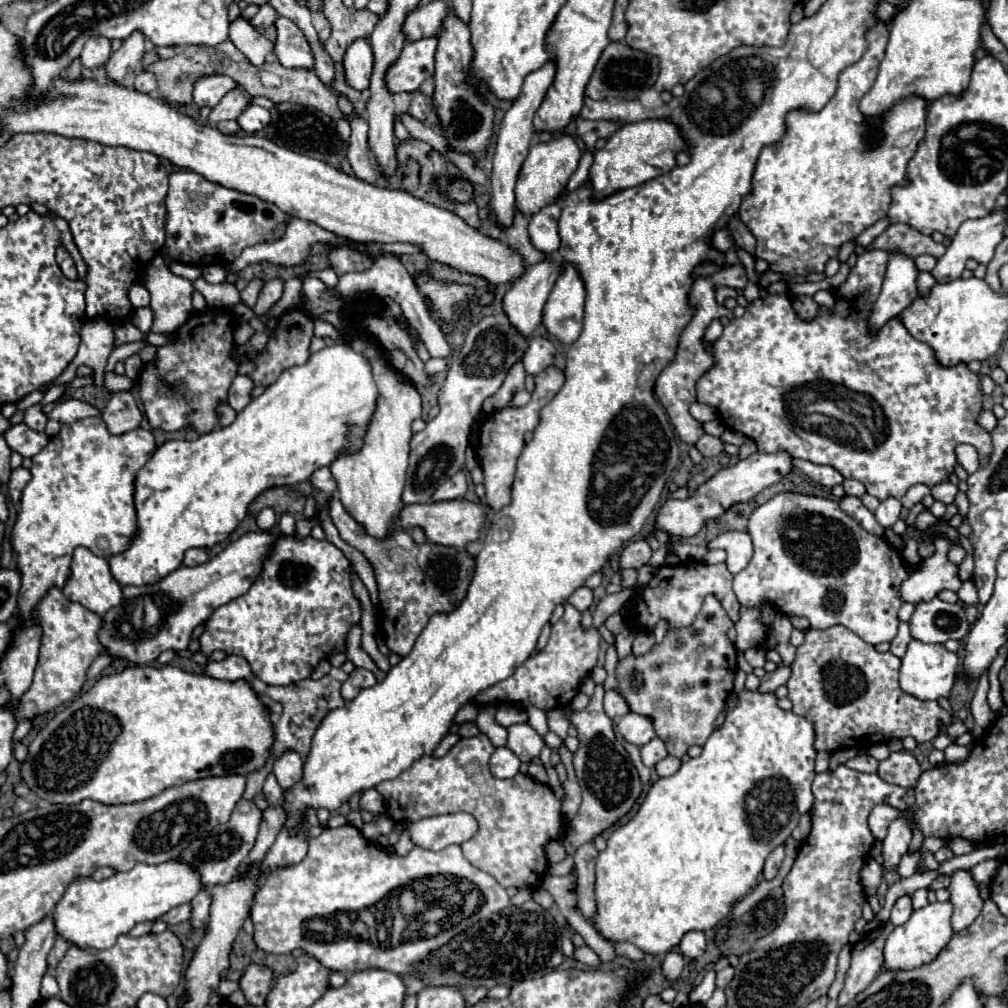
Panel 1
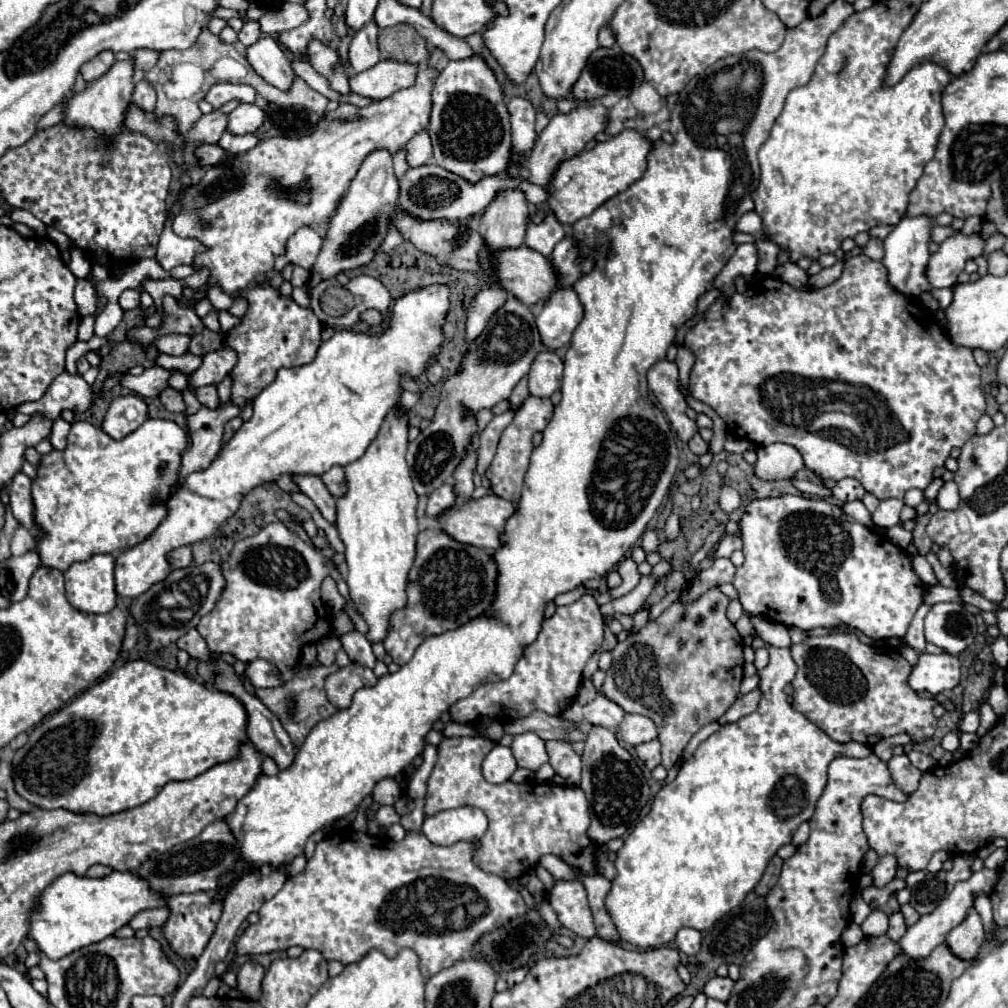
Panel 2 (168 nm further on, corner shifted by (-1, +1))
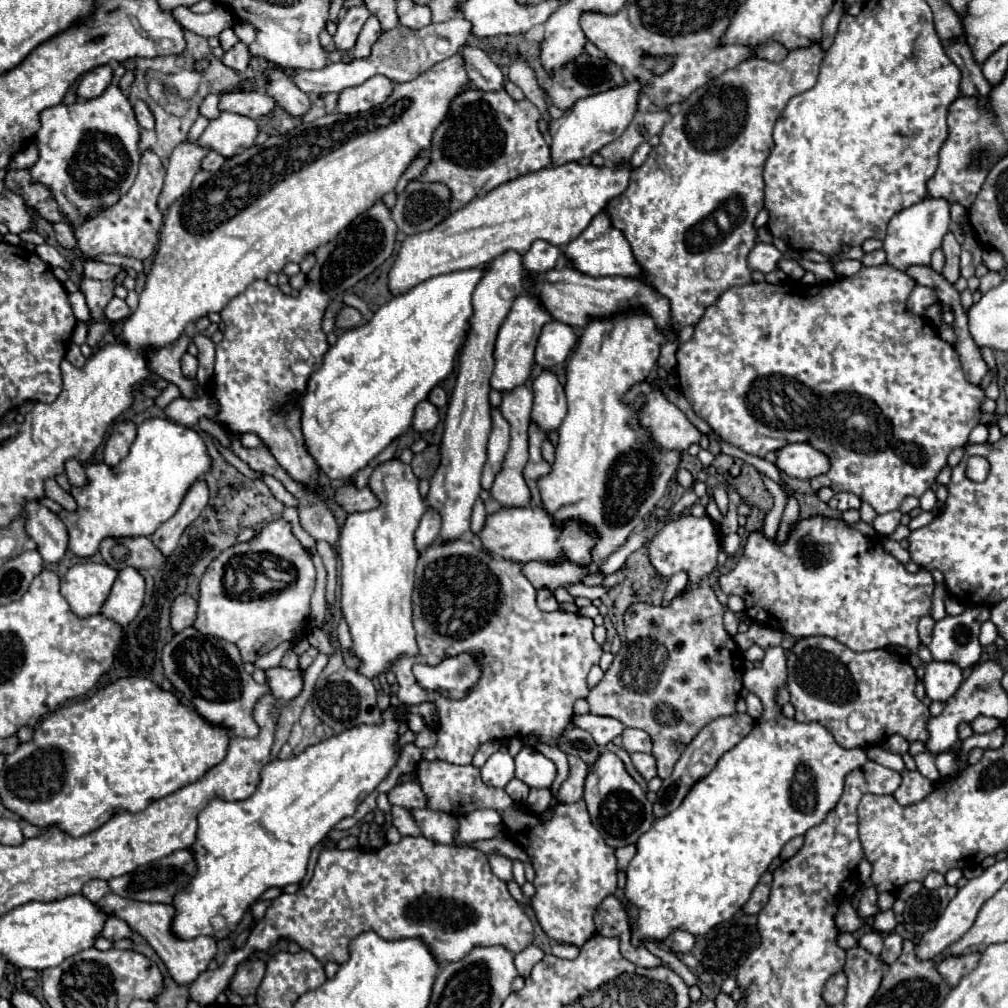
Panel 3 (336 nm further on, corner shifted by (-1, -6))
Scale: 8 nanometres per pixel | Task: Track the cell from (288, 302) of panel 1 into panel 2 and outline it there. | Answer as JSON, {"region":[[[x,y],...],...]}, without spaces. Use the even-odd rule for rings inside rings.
{"region":[[[295,267],[295,269],[293,269],[293,277],[291,277],[291,285],[293,285],[293,287],[303,287],[303,285],[309,283],[309,277],[311,277],[311,273],[309,273],[307,269]]]}

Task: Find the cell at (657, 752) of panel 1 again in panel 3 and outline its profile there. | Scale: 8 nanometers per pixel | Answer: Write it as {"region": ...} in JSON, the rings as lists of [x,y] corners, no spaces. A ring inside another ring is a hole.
{"region":[[[631,754],[631,760],[633,760],[633,766],[637,768],[637,772],[645,778],[645,780],[651,780],[657,776],[657,768],[655,768],[655,758],[651,754]]]}

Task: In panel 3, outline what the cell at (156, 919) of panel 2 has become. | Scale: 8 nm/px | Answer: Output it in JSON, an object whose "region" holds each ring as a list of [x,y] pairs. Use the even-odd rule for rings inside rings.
{"region":[[[107,918],[103,930],[99,932],[99,936],[107,938],[111,942],[121,940],[121,938],[127,938],[129,934],[131,934],[131,928],[127,924],[121,924],[121,920],[113,920],[113,918]]]}

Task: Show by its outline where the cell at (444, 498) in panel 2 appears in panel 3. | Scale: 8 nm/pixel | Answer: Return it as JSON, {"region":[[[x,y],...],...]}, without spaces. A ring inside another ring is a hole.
{"region":[[[425,512],[417,530],[415,530],[415,546],[419,552],[423,552],[425,548],[429,548],[435,538],[437,538],[437,532],[441,530],[441,520],[437,520],[437,516],[433,516],[433,512]]]}

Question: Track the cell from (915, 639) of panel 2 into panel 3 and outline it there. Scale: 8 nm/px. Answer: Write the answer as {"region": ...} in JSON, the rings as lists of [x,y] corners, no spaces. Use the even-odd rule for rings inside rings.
{"region":[[[925,616],[921,622],[919,622],[919,636],[921,636],[921,644],[929,644],[931,640],[931,634],[933,634],[933,626],[935,626],[935,620],[931,616]]]}

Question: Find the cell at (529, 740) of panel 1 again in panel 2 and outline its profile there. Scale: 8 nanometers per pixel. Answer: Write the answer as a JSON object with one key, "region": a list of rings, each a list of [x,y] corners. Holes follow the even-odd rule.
{"region":[[[537,733],[515,735],[511,743],[511,751],[517,759],[517,765],[531,769],[531,771],[537,771],[543,763],[549,761],[547,751],[545,751],[545,741],[541,741]]]}

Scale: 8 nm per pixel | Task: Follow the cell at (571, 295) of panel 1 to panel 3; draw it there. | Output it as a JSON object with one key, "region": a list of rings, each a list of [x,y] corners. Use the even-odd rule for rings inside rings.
{"region":[[[557,320],[545,324],[539,342],[537,342],[537,352],[535,352],[535,362],[541,368],[553,368],[569,356],[571,348],[575,346],[577,336],[575,330],[567,324],[561,324]]]}

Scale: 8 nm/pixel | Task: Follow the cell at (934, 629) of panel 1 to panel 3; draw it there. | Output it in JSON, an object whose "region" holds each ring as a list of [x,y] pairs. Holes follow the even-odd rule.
{"region":[[[967,606],[963,614],[939,620],[929,644],[933,660],[953,662],[959,668],[975,666],[981,656],[979,628],[989,616],[989,608],[985,606]]]}

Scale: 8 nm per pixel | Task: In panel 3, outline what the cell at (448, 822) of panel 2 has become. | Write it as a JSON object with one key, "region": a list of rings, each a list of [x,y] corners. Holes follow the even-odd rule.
{"region":[[[475,810],[459,820],[457,842],[469,844],[501,836],[505,836],[505,822],[497,810]]]}

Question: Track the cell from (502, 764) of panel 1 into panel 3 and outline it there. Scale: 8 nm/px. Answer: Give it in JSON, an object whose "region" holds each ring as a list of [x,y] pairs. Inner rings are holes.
{"region":[[[499,750],[495,752],[485,766],[481,768],[481,778],[485,780],[485,784],[495,786],[495,788],[505,788],[509,780],[515,778],[515,766],[513,766],[513,758],[509,756],[507,750]]]}

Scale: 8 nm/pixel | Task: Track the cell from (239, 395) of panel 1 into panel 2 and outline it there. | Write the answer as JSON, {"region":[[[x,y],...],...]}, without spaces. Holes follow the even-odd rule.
{"region":[[[227,401],[213,413],[207,413],[207,407],[201,405],[201,409],[193,415],[187,415],[187,427],[189,427],[189,437],[191,437],[191,447],[185,451],[181,469],[179,469],[179,481],[185,479],[185,475],[193,471],[201,471],[213,461],[213,457],[219,453],[223,445],[223,425],[239,417],[241,409],[233,401]]]}

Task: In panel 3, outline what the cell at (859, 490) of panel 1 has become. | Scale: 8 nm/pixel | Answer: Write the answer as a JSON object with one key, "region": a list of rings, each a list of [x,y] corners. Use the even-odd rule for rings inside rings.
{"region":[[[837,492],[831,500],[829,500],[829,508],[833,510],[839,510],[839,512],[845,512],[849,508],[859,508],[861,500],[855,496],[855,494],[849,494],[849,492]]]}

